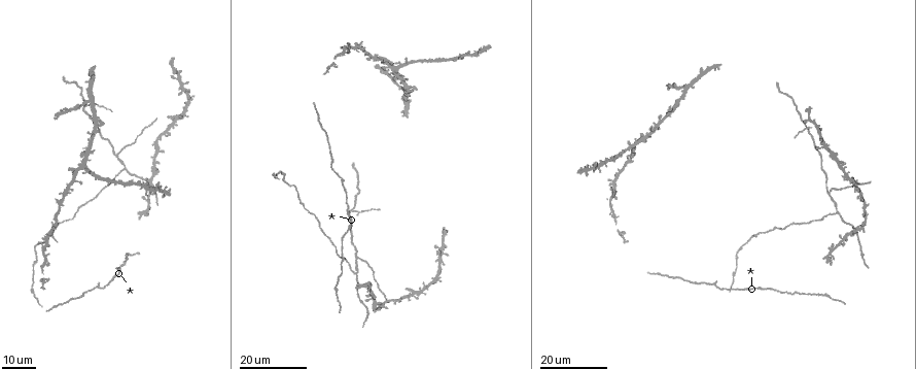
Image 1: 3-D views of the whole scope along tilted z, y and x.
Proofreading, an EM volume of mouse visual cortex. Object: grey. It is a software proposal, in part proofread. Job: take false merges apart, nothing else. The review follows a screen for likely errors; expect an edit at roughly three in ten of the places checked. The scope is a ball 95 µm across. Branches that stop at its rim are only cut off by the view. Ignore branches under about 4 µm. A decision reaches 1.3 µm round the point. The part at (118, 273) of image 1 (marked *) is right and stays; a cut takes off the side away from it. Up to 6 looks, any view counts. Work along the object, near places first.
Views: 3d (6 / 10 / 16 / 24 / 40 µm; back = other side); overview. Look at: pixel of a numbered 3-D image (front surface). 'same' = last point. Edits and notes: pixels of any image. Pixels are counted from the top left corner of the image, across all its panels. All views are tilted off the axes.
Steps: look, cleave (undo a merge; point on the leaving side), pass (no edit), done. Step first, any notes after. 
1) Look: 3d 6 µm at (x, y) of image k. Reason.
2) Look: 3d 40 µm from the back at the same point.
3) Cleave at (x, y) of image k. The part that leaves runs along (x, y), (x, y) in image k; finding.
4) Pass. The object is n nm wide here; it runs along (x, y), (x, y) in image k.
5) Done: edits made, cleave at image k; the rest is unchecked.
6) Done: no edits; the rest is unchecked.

Look: 3d 16 µm at (837, 213) of image 1.

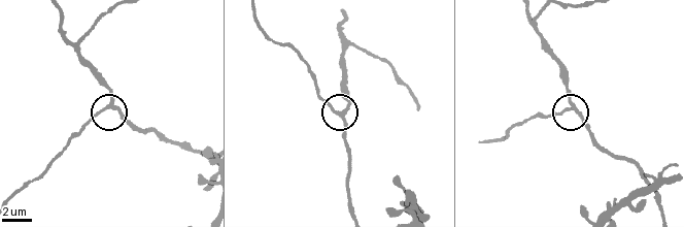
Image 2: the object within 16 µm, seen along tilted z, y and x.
Look: 3d 6 µm at (336, 112) of image 2.

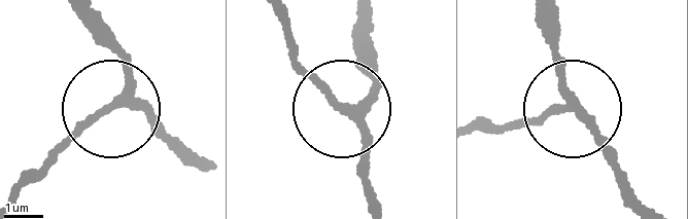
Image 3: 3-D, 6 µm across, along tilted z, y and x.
Pass. 3 arms meet here; it runs along (208, 166), (116, 99), (128, 61), (113, 31) in image 3; all the same neuron.

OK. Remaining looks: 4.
Look: 3d 16 µm at (858, 237) of image 1. Sudden change in width.

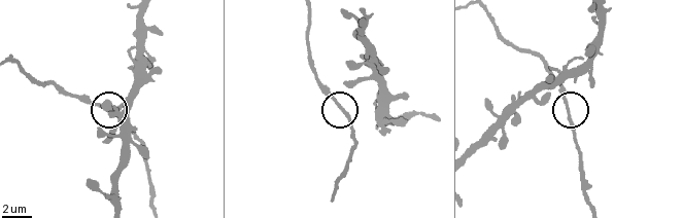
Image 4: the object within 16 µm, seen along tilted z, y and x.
Look: 3d 6 µm at (566, 102) of image 4.

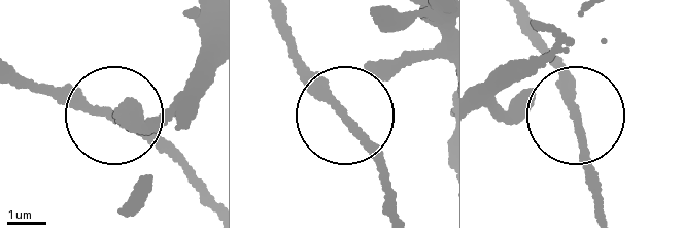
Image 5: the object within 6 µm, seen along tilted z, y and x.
Pass. The object is 200 nm wide here; one neuron here.

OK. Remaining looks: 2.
Look: 3d 24 µm at (354, 207) of image 1. Two arms in line, one across.

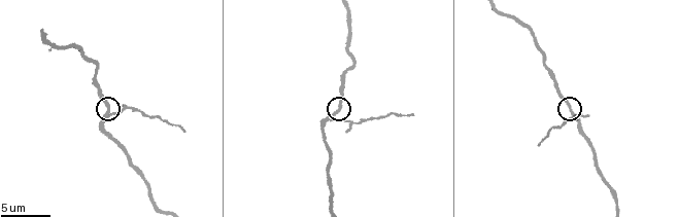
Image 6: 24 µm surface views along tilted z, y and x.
Look: 3d 10 µm at (107, 116) of image 6.

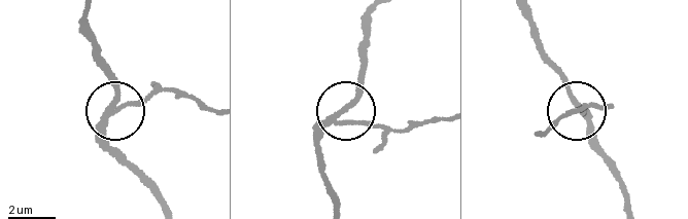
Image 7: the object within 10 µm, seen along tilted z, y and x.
Cleave at (142, 105) of image 7. The object is 200 nm wide here; a second neuron is stuck on.

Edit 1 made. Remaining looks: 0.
Done: edits made, cleave at image 7; the rest is unchecked.

